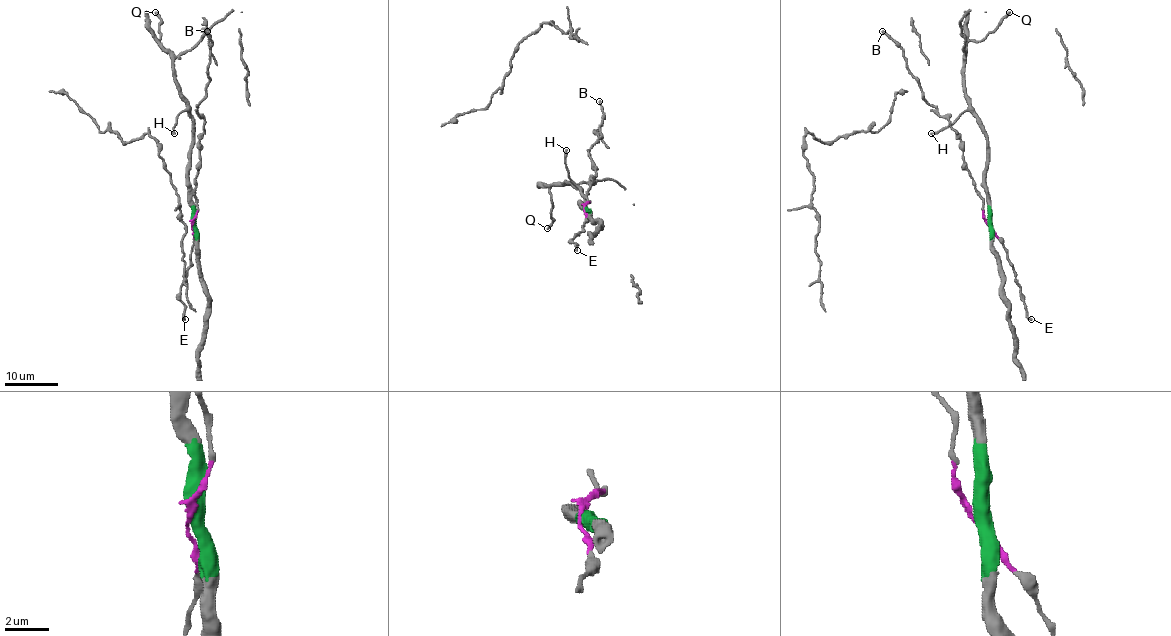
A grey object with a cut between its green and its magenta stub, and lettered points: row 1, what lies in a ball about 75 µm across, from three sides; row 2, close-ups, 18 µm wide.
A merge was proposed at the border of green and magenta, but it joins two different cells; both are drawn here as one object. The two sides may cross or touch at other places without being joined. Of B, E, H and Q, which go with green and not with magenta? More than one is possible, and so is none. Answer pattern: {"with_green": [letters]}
{"with_green": ["H", "Q"]}

